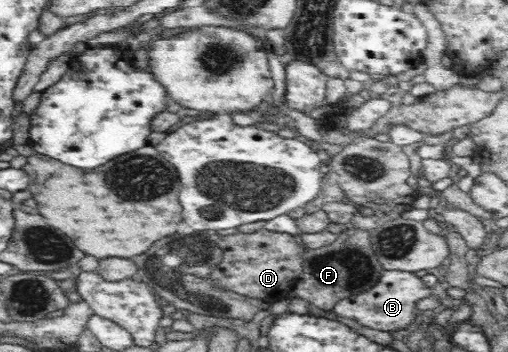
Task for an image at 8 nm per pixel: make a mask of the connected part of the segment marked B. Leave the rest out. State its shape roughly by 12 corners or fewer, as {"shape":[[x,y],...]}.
{"shape":[[387,270],[337,316],[375,330],[407,328],[431,296],[411,272]]}

